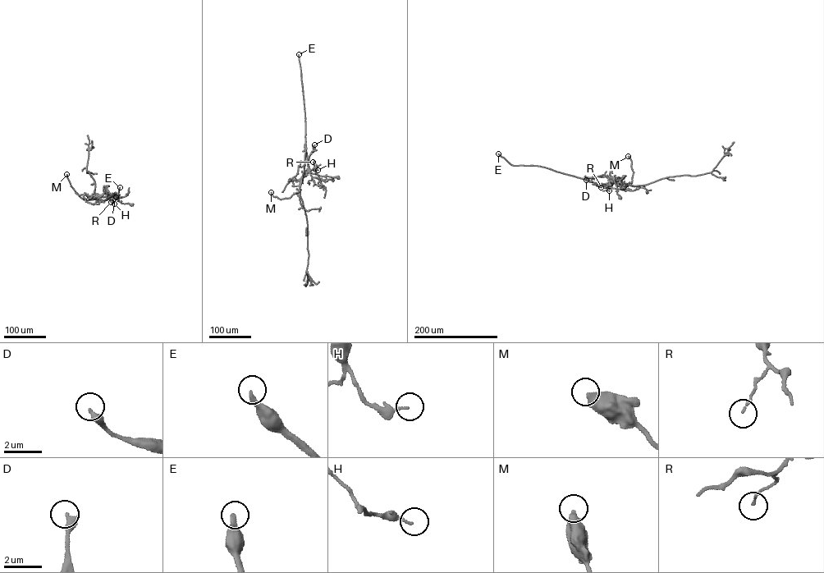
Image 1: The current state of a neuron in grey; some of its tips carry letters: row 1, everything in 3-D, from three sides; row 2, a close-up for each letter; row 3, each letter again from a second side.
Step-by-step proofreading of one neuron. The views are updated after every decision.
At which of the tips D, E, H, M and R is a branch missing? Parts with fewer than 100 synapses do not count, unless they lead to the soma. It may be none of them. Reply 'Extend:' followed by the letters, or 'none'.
Extend: E

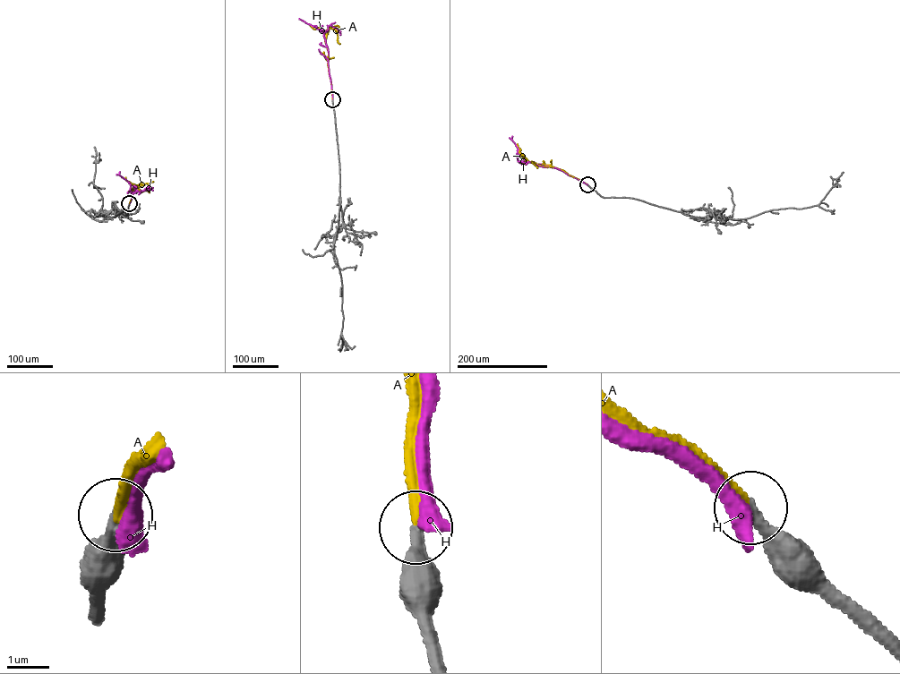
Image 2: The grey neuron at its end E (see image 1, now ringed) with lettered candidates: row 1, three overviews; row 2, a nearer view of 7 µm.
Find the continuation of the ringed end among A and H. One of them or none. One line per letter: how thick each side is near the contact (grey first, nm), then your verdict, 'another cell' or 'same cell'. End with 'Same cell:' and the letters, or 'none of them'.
A: 320/320 nm | same cell
H: 360/550 nm | another cell
Same cell: A

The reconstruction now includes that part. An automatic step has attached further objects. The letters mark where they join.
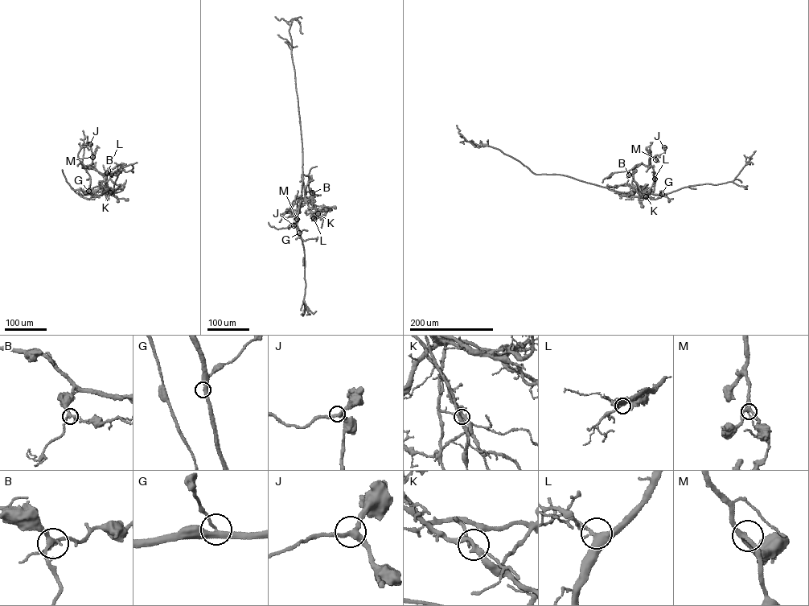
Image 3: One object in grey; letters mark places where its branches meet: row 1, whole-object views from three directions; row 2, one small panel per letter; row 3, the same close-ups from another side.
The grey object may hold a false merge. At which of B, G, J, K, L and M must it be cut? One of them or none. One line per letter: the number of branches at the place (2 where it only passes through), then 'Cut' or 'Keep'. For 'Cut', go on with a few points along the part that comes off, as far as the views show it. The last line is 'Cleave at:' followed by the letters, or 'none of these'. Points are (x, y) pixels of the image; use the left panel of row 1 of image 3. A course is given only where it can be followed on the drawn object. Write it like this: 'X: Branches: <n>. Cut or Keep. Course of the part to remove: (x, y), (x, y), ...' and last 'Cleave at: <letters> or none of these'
B: Branches: 4. Keep
G: Branches: 3. Keep
J: Branches: 3. Keep
K: Branches: 4. Cut. Course of the part to remove: (110, 192), (105, 183), (106, 175), (87, 166), (92, 162), (94, 154), (91, 144), (84, 144)
L: Branches: 4. Keep
M: Branches: 3. Keep
Cleave at: K

